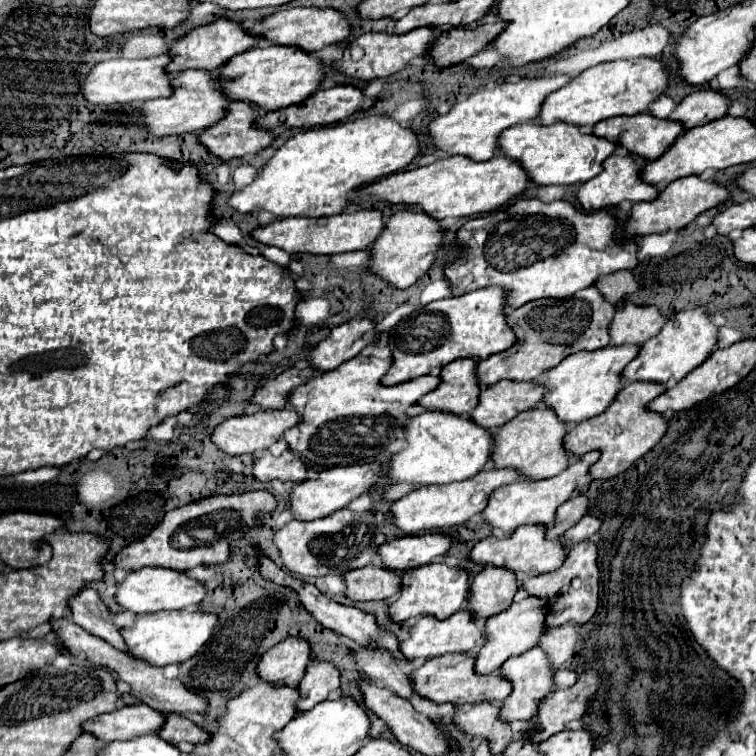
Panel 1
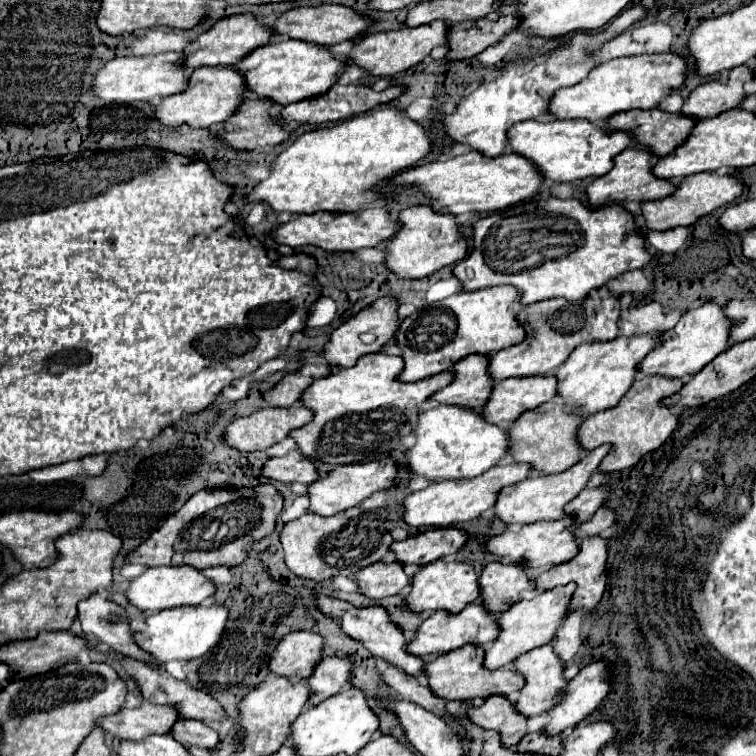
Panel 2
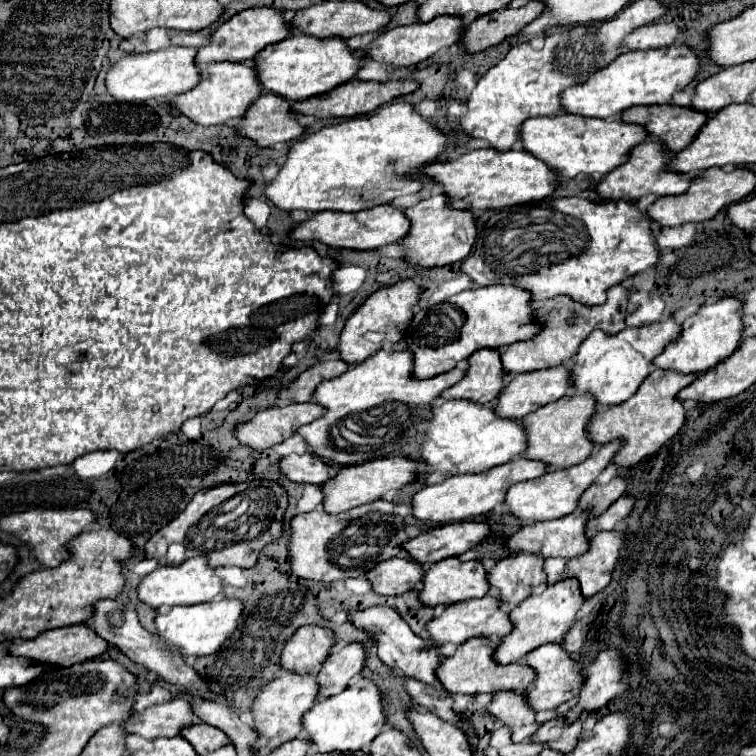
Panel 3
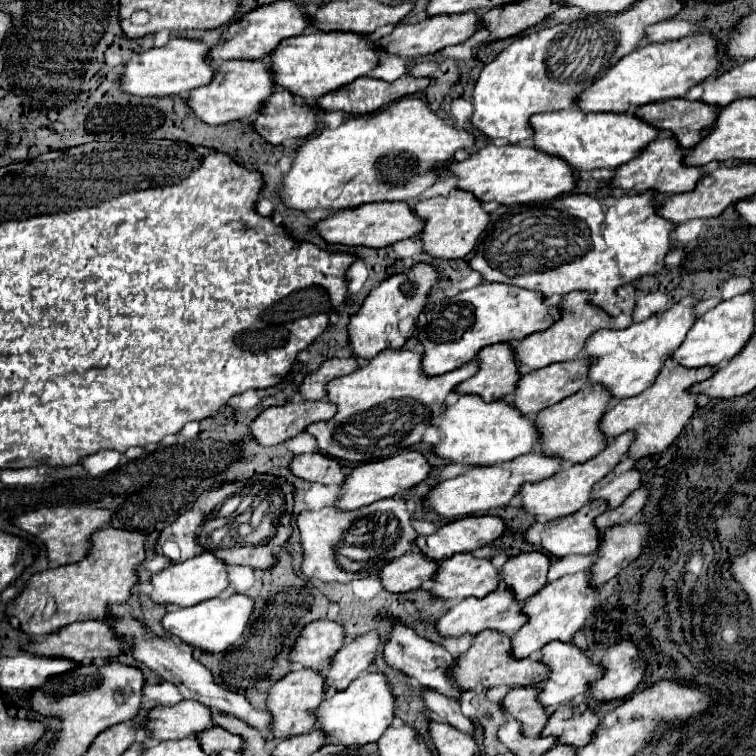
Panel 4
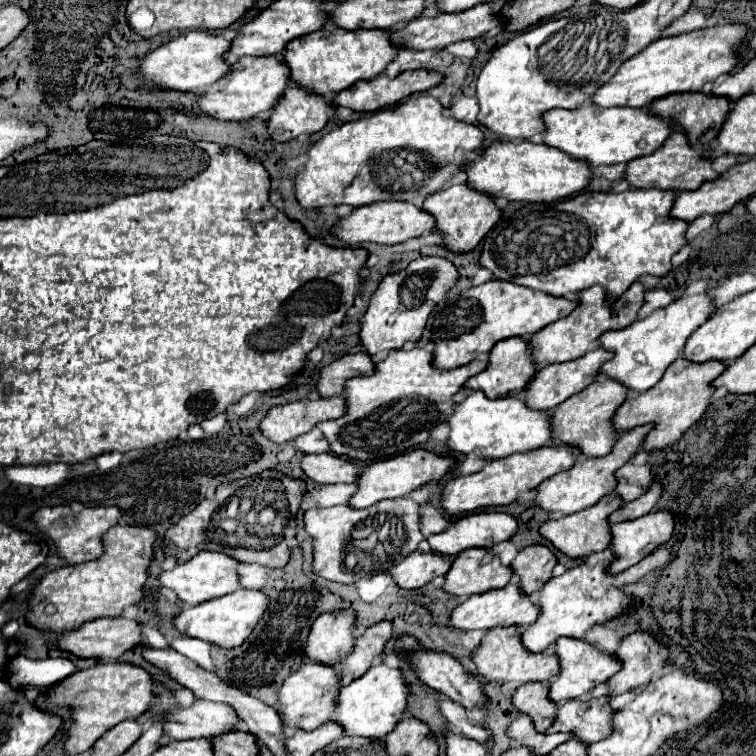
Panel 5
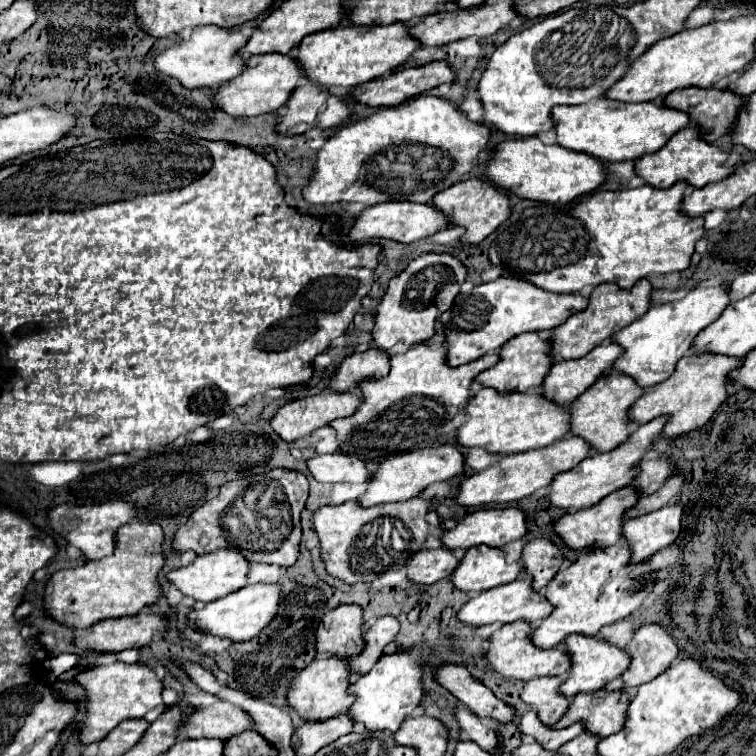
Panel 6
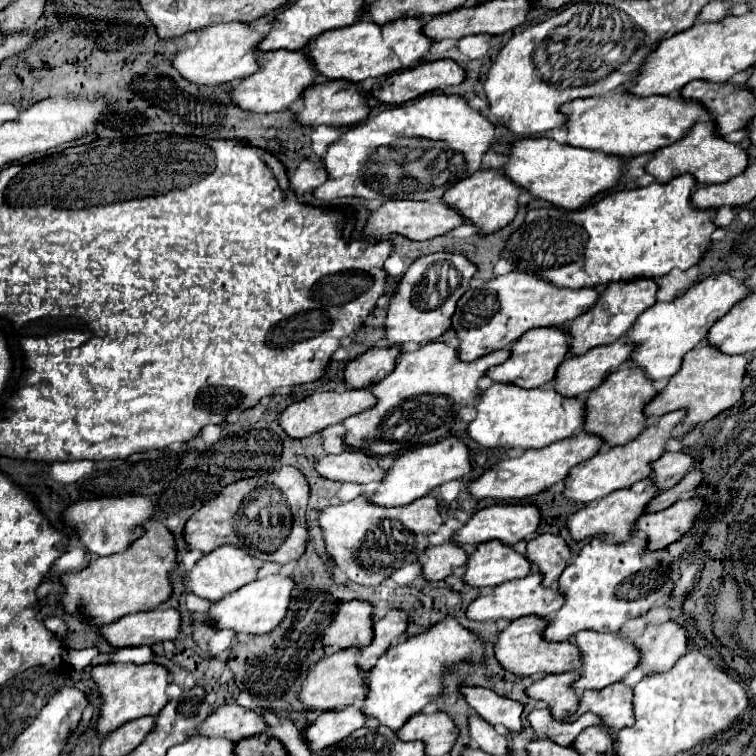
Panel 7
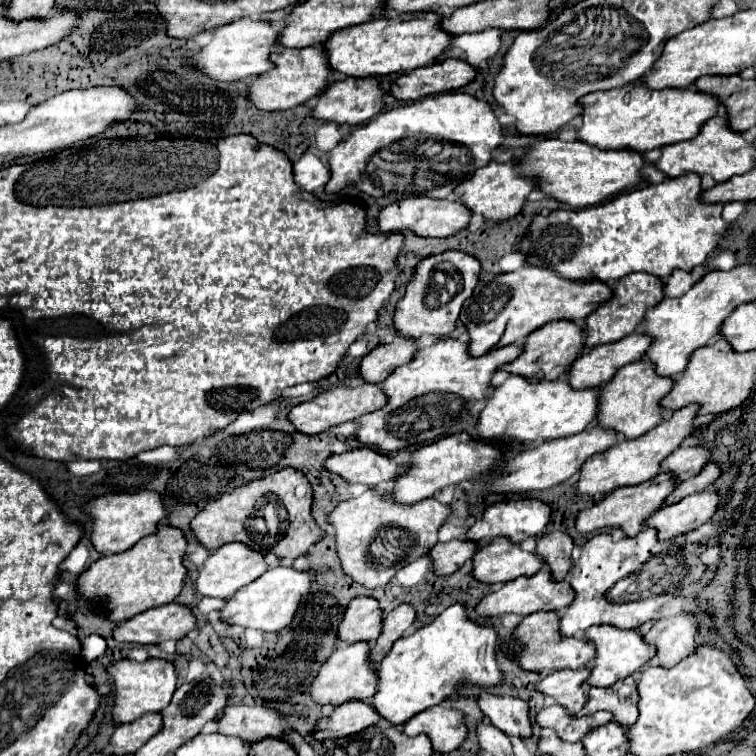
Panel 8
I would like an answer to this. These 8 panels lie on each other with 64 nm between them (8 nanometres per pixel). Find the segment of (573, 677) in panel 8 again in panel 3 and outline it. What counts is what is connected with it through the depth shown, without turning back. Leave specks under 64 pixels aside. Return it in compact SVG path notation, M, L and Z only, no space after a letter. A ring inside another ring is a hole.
M498 692L486 710L512 728L514 742L532 738L540 728L536 712L532 712L532 708L528 708L528 700L524 700L524 692Z

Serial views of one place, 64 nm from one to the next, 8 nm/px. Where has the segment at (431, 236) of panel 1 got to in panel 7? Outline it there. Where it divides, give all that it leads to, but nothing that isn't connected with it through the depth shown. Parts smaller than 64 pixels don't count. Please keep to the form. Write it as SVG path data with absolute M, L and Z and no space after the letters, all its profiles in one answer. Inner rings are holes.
M488 168L488 170L478 170L472 176L458 180L446 194L444 194L444 202L450 206L456 206L456 210L468 218L470 222L474 222L482 234L490 234L494 230L504 228L508 222L514 220L516 212L518 212L518 196L524 190L516 184L512 184L508 180L508 176L502 176L502 170L496 168Z

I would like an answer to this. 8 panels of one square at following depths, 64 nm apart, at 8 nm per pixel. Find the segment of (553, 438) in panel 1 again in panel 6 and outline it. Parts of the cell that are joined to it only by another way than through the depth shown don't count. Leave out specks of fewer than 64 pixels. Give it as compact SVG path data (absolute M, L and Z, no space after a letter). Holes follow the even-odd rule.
M612 370L610 374L596 380L594 386L590 386L582 396L578 396L570 404L572 432L582 436L598 452L608 452L620 446L624 440L628 440L628 436L636 426L634 420L630 418L630 408L638 400L638 396L644 396L644 392L646 390L642 390L636 384L636 380L632 380L630 376L624 376L624 372Z

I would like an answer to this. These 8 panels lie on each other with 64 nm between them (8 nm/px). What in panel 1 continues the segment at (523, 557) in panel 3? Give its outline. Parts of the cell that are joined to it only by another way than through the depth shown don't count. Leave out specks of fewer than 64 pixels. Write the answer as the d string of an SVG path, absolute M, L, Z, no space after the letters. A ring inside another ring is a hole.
M488 566L472 580L468 610L472 610L478 620L494 616L496 612L510 608L518 588L520 584L514 572Z

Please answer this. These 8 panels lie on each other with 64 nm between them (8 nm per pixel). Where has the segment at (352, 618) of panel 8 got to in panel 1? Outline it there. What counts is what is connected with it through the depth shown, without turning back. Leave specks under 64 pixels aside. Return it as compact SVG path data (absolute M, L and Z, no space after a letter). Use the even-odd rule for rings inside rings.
M288 636L262 656L258 664L258 674L268 682L298 686L300 680L304 678L310 660L312 660L310 642L300 636Z

